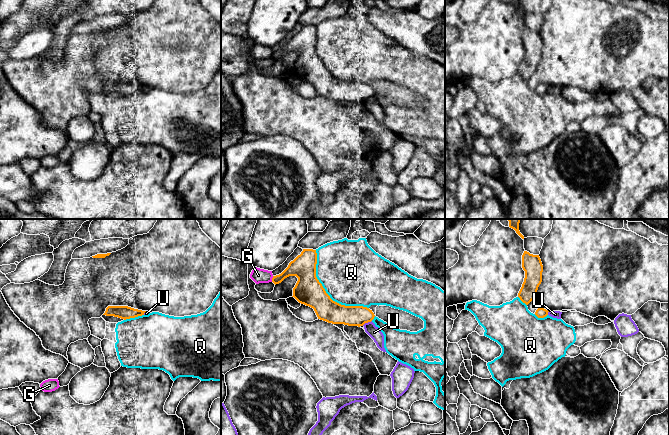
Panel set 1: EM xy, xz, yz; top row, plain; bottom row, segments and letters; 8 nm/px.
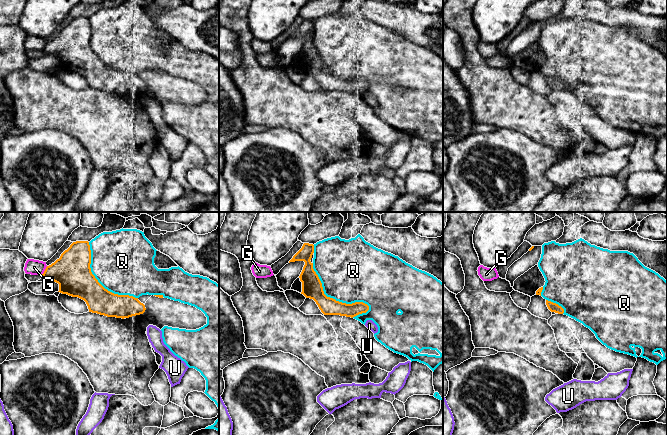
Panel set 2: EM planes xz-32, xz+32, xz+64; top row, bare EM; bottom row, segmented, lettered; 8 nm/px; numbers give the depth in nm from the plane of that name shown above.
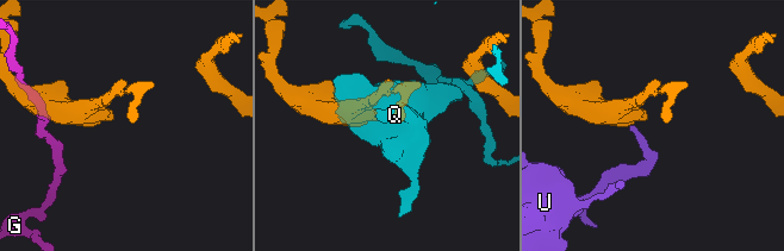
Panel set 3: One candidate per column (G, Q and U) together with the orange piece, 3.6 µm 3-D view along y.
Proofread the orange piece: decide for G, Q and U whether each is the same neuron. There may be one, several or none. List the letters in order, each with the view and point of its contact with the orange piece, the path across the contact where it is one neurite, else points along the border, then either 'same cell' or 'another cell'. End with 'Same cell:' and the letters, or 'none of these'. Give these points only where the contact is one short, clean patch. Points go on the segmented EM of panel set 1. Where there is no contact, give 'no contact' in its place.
G: contact xz (272, 279); another cell
Q: contact xz (326, 293); another cell
U: contact xz (366, 322); another cell
Same cell: none of these

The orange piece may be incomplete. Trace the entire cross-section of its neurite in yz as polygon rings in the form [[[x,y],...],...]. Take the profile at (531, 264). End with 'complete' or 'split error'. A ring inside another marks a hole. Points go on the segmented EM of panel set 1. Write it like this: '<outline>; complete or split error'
[[[524,251],[522,268],[525,271],[525,278],[518,297],[523,303],[528,305],[535,298],[538,287],[542,282],[543,265],[539,255]]]; complete

